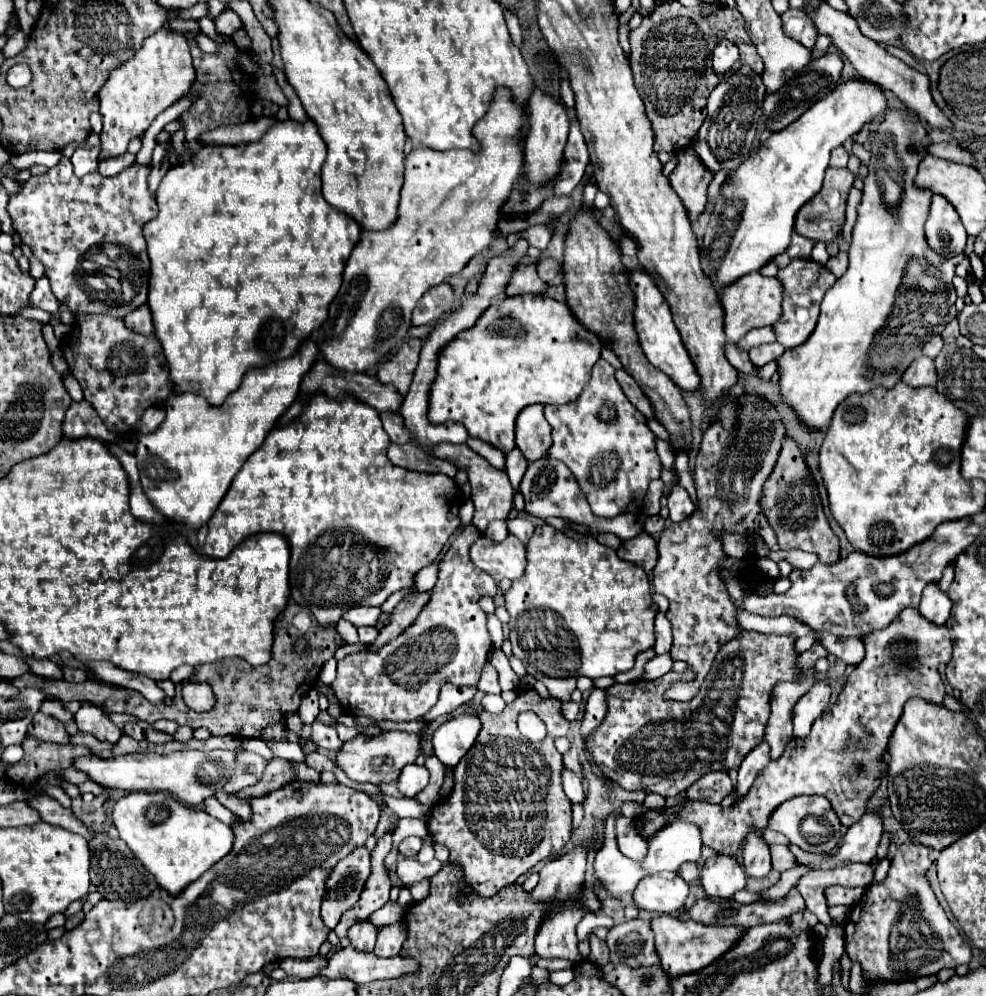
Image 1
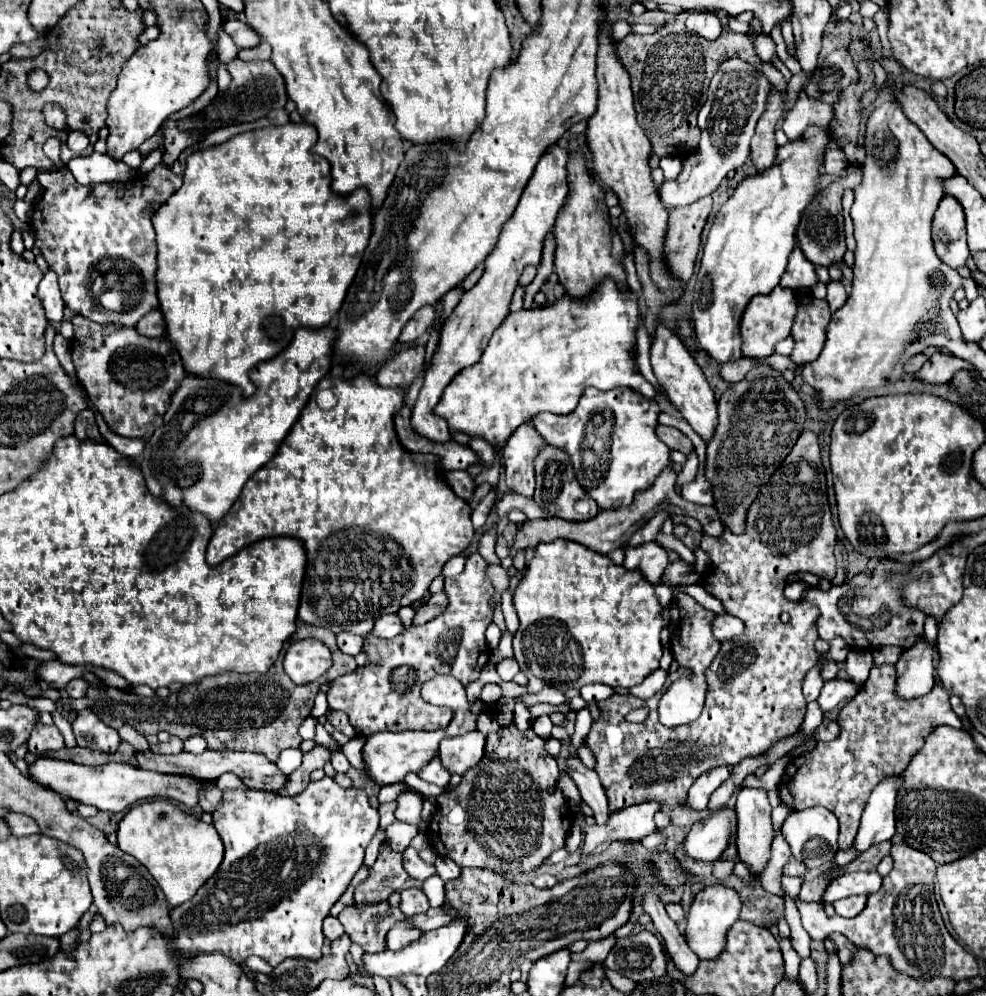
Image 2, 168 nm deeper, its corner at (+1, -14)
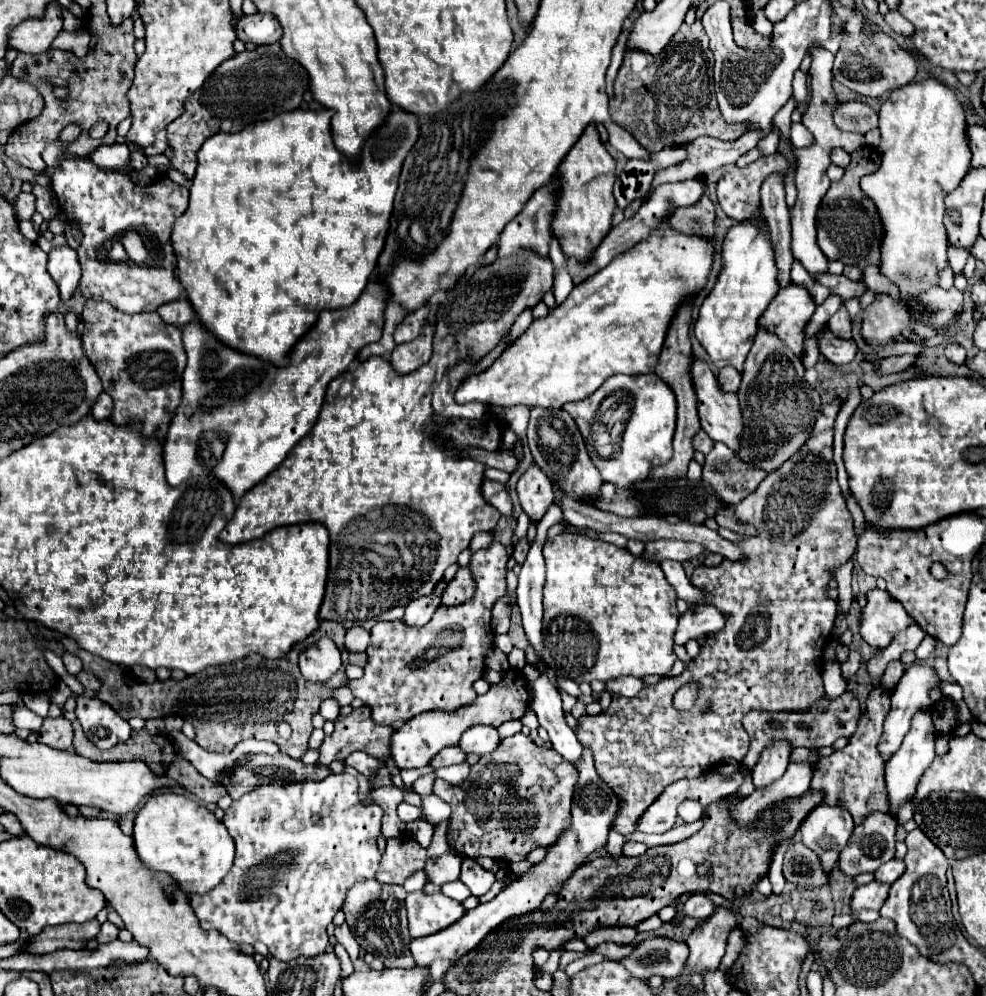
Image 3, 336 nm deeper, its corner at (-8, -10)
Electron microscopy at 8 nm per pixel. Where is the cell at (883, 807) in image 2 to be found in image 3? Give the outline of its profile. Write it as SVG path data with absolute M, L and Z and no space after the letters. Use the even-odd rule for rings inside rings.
M922 706L914 716L912 716L912 728L906 734L900 750L892 756L890 764L886 764L886 786L888 786L888 796L890 796L890 814L896 814L898 808L916 792L916 784L922 776L922 772L932 764L934 760L934 724L932 724L932 706Z

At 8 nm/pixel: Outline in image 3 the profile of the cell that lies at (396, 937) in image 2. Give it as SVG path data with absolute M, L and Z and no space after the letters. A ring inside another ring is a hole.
M424 892L408 894L406 908L408 908L408 930L412 938L440 932L442 928L448 928L466 914L466 908L460 902L444 894L426 896Z

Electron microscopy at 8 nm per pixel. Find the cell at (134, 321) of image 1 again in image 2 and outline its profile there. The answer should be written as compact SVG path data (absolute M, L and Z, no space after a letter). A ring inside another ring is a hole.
M153 310L153 312L149 312L149 316L143 316L135 324L135 330L147 338L161 338L165 334L165 324L161 320L161 312Z

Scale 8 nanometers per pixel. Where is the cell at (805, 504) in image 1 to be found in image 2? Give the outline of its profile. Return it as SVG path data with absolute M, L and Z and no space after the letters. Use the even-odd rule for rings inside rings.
M803 432L789 452L789 456L783 460L779 470L771 476L769 484L761 488L761 494L749 508L747 516L747 530L743 536L735 536L729 530L721 538L711 538L703 536L701 548L709 554L711 558L711 568L709 574L705 576L703 584L709 594L719 598L725 606L725 612L739 616L745 622L745 636L737 640L729 640L721 644L721 650L709 670L705 672L707 676L707 698L705 698L705 708L701 716L689 724L683 726L673 726L667 728L659 722L657 718L657 704L667 690L667 686L675 680L675 674L669 674L667 684L649 700L635 698L631 694L621 696L615 694L603 702L599 702L599 712L601 718L593 722L589 734L587 734L587 744L595 754L595 772L605 788L605 794L609 798L609 810L615 812L625 806L641 804L641 802L651 802L659 800L667 806L679 806L687 798L689 786L697 780L697 776L709 772L711 768L717 766L735 766L745 758L759 756L769 750L771 744L777 740L791 736L805 714L805 698L801 694L801 684L805 674L817 664L819 654L815 652L813 644L819 638L817 628L813 620L817 620L817 612L809 608L809 604L801 602L789 602L783 596L783 586L789 574L793 572L811 572L817 576L823 576L827 580L833 580L835 576L835 556L833 548L837 542L835 526L831 520L829 504L827 504L827 494L825 494L825 472L821 466L821 450L819 450L819 440L813 432ZM773 502L773 506L771 506ZM787 612L791 618L787 624L779 620L779 614ZM797 702L801 702L801 710L797 710ZM641 706L649 708L649 716L641 724L627 722L625 716L631 710L637 710ZM611 730L617 730L619 734L611 736Z

